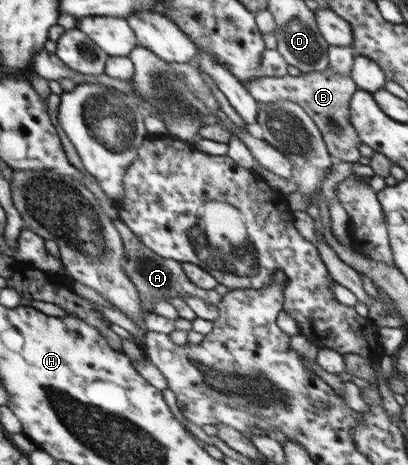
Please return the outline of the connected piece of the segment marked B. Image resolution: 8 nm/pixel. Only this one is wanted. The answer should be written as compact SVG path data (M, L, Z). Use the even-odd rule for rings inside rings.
M327 68L323 72L301 73L299 76L287 73L280 77L259 76L254 79L243 84L255 101L259 104L269 104L289 100L299 104L318 126L330 156L335 161L358 162L361 157L359 145L362 144L362 140L350 121L350 101L358 87L351 76Z

